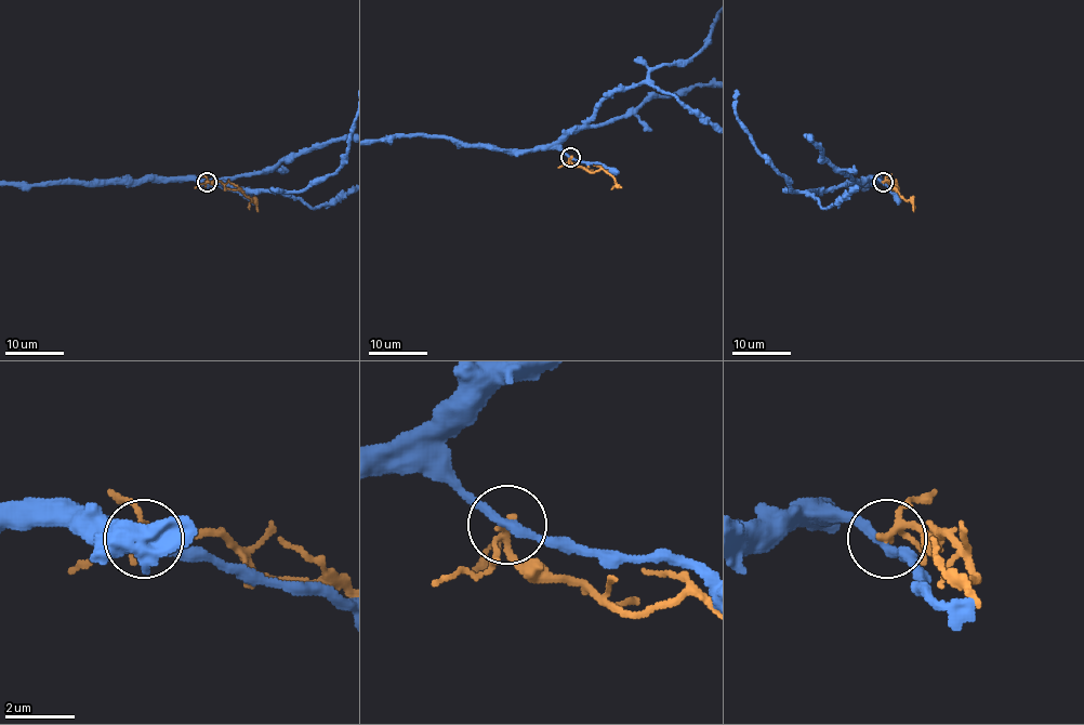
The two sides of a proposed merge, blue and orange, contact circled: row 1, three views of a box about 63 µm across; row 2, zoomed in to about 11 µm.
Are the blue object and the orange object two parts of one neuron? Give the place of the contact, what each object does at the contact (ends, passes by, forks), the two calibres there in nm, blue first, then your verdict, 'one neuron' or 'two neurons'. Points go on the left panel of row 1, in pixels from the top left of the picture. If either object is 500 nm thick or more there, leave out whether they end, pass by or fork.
place (207, 182); blue passes by; orange forks; calibres 260 and 150 nm; two neurons

